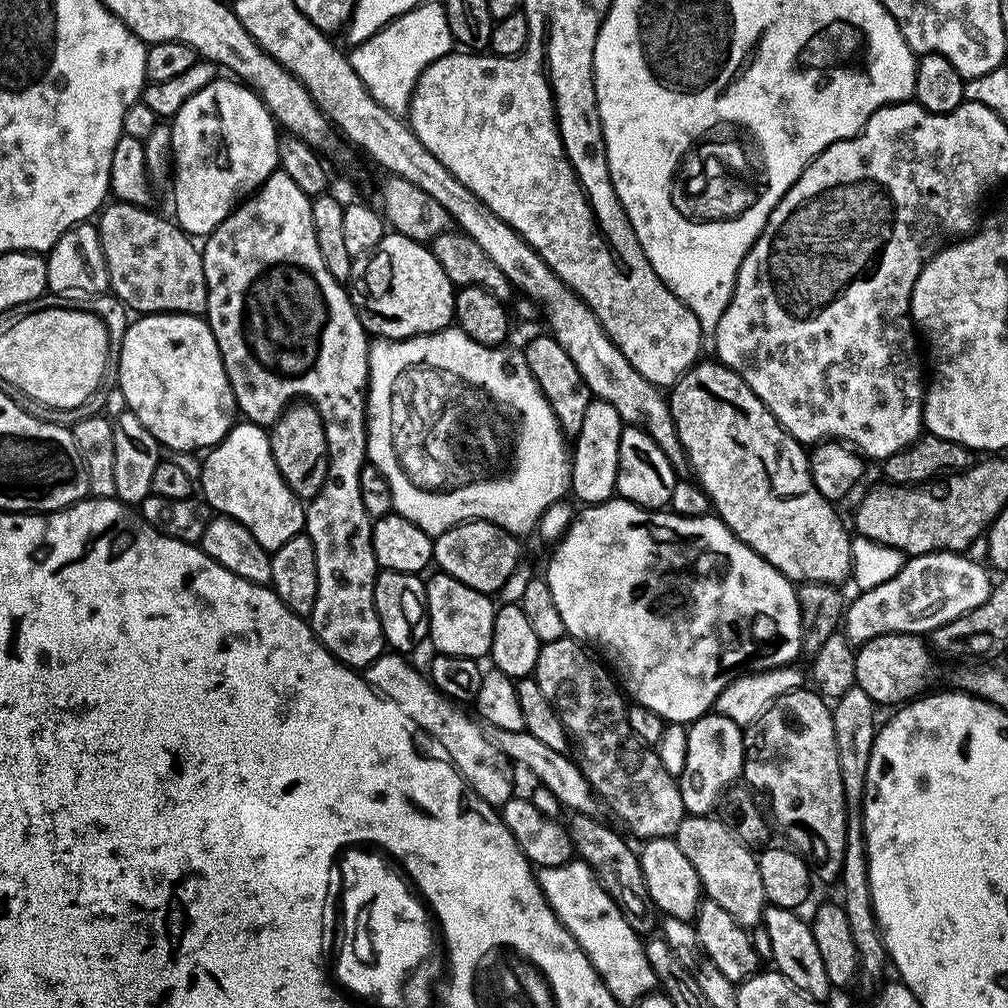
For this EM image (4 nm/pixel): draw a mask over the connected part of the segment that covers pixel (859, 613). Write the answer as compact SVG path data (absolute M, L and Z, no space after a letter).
M931 552L905 559L894 578L881 580L878 586L856 594L853 600L851 597L842 621L844 635L859 646L901 630L931 634L946 622L982 606L990 598L994 580L988 577L989 569L983 563L970 557L959 552Z

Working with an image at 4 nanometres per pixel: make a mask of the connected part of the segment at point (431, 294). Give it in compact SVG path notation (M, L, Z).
M389 231L363 264L364 268L355 269L350 281L350 295L365 332L385 341L404 340L441 331L453 323L457 289L450 278L446 278L446 270L442 270L438 258L434 258L431 247L419 240L406 238L400 232Z

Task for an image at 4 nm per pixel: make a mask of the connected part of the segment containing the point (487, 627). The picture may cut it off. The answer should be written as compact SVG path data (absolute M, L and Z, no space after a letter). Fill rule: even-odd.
M437 571L436 577L427 581L428 590L428 635L430 644L436 647L437 653L445 656L471 656L484 658L492 651L492 635L494 634L494 618L497 605L492 604L493 597L487 592L479 592L454 578L450 574Z

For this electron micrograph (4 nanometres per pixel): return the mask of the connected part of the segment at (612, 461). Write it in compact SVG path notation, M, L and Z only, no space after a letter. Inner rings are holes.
M595 398L586 406L586 415L582 417L582 430L574 438L574 444L570 452L570 463L572 466L572 483L570 485L571 495L581 500L581 505L604 504L613 499L616 490L616 479L618 478L618 442L622 438L622 430L626 427L624 419L610 406L610 402L597 400Z

